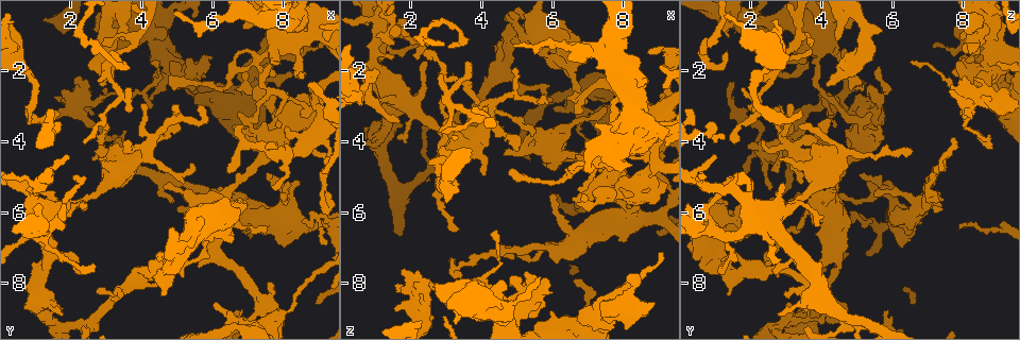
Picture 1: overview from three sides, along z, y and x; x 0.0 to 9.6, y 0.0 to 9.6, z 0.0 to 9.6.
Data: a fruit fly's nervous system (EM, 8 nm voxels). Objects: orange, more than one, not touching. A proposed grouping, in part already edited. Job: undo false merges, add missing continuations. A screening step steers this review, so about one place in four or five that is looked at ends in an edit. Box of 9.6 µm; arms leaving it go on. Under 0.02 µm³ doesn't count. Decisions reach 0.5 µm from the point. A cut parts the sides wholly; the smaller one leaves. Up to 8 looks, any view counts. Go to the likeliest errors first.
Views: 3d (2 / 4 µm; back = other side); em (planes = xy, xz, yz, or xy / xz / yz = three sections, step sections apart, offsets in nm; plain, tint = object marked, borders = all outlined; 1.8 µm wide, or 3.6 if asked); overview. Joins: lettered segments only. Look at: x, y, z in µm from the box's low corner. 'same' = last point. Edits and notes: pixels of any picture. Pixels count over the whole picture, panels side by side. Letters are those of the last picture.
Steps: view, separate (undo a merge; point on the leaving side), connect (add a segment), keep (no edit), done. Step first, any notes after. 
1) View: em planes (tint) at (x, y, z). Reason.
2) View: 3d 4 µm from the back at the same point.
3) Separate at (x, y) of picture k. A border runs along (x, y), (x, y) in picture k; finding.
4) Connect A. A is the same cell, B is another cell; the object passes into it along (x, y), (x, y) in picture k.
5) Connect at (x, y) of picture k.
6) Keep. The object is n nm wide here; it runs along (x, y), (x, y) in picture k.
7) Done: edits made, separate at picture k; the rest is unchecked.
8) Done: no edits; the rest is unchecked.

View: em yz step 4 (borders) at (2.85, 2.40, 4.10). Thick end.

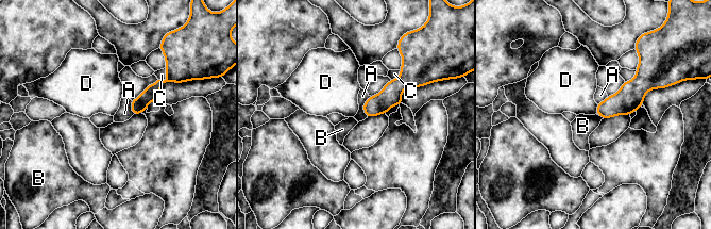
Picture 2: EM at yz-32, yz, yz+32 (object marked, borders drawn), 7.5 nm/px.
Keep. A, B, C and D are other cells; it runs along (405, 74), (405, 78), (369, 114) in picture 2; none of them fits.

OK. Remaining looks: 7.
View: em xy step 8 (borders) at (4.20, 4.20, 3.15). Four arms meet.

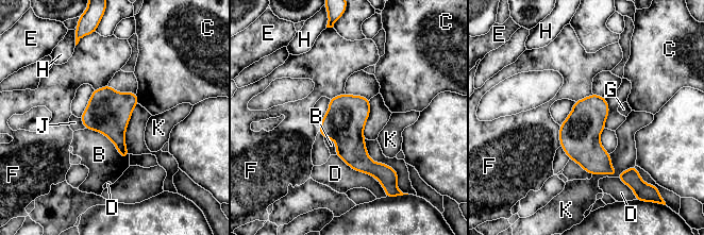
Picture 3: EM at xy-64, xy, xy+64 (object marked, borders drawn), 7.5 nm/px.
Keep. B, C, D, E, F, G, H, J and K are other cells; all the same cell.

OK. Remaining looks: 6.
View: em 3.6 µm xy step 16 (tint) at (6.00, 5.85, 4.30). Sharp bend.

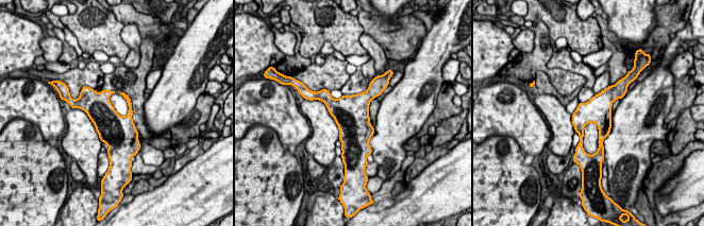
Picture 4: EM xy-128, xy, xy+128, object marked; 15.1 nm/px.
View: em 3.6 µm xy step 16 (borders) at the same point.

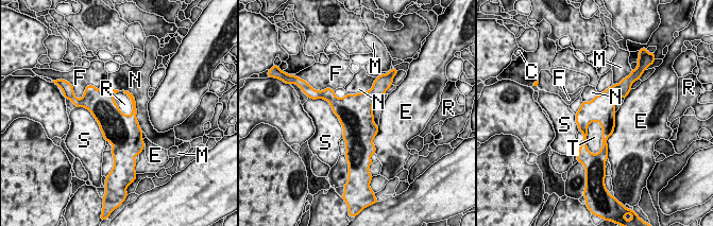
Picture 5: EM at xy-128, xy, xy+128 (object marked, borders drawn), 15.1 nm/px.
Keep. The longest contact is with N, 700 nm; C, E, F, M, N, R, S and T are other cells; a border runs along (117, 91), (114, 101), (129, 116) in picture 5; all the same cell.

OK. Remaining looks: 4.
Done: no edits; the rest is unchecked.

